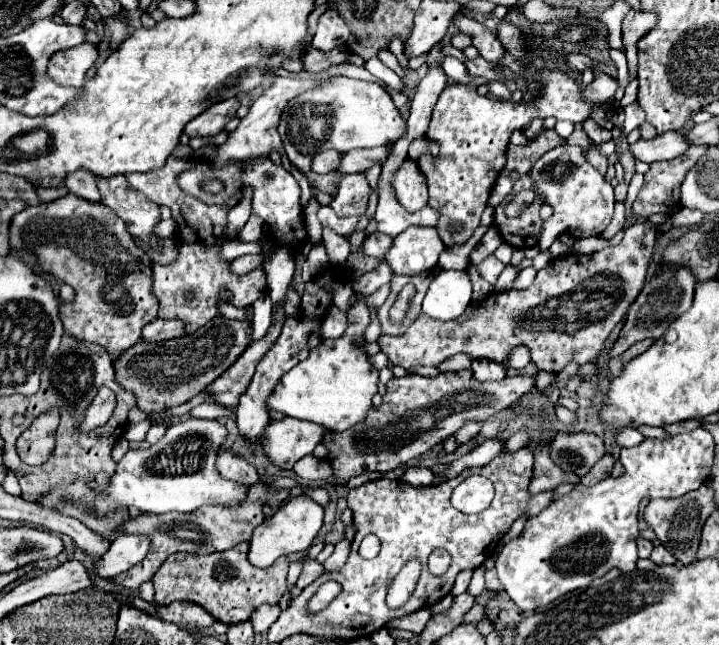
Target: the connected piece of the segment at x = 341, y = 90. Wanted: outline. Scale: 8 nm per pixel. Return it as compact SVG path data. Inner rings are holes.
M333 77L319 89L301 93L287 105L279 123L279 135L289 161L307 175L311 171L311 159L323 149L337 149L341 153L351 149L395 145L399 137L407 133L407 121L393 105L391 95L371 81L357 81L347 77Z

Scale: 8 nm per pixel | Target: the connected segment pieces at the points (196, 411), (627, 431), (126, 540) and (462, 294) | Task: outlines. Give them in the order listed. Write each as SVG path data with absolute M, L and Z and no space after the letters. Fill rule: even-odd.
M201 403L201 405L193 407L187 415L189 417L209 417L209 419L217 419L217 417L225 417L229 413L231 413L231 409L227 409L227 407L219 407L215 403Z
M623 427L619 433L617 433L617 445L619 447L633 447L637 443L641 443L645 437L637 431L637 429L631 429L631 427Z
M145 535L117 537L115 543L111 543L111 547L109 547L107 557L103 557L103 561L97 561L99 575L115 577L115 575L131 569L133 565L143 561L149 547L151 547L151 537L145 537Z
M439 271L427 289L422 312L433 319L450 321L461 316L469 303L471 281L467 271Z

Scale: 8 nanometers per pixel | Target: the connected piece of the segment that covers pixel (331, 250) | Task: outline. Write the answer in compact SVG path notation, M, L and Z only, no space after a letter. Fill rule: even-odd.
M329 227L323 228L322 239L329 258L329 262L333 265L344 264L350 255L349 240L337 234Z

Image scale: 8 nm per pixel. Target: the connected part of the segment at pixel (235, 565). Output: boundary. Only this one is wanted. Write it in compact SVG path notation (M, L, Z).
M239 543L231 551L211 553L211 555L191 555L175 553L163 567L155 573L155 603L169 605L173 601L191 601L201 605L221 623L241 623L251 617L251 613L263 605L277 605L285 593L291 591L287 585L287 557L279 557L271 567L259 569L247 561L247 543Z

